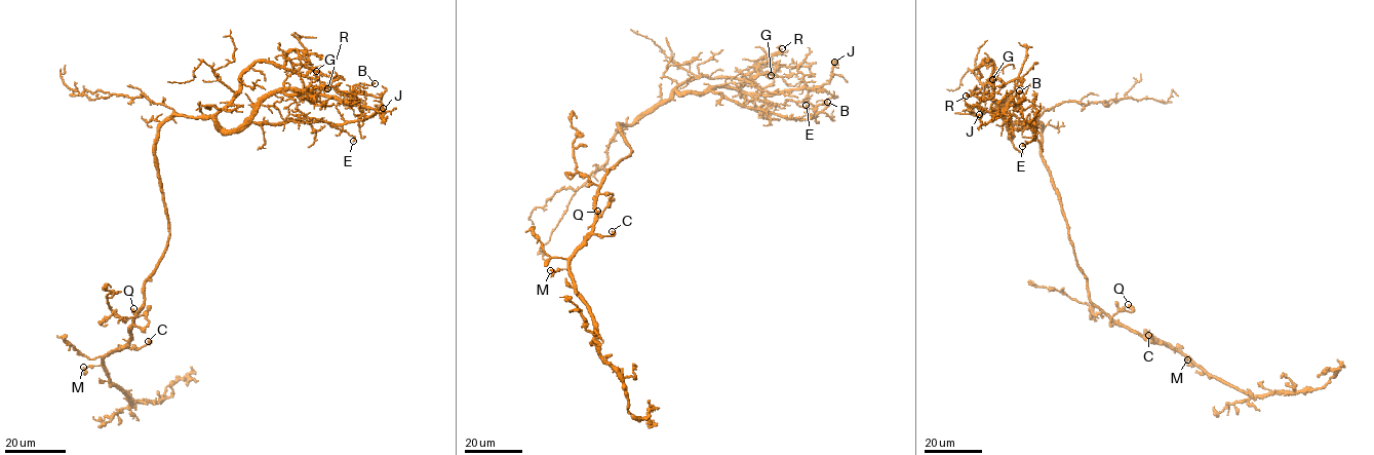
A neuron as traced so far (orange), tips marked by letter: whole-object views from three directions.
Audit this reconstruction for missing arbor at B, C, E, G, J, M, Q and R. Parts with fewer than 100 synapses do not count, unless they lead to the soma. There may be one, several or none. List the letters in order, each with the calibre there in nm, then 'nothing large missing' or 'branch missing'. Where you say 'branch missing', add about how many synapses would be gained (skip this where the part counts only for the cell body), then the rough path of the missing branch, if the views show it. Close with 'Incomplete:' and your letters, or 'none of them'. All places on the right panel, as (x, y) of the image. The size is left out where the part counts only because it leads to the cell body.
B: 110 nm | nothing large missing
C: 320 nm | nothing large missing
E: 200 nm | nothing large missing
G: 190 nm | nothing large missing
J: 190 nm | nothing large missing
M: 190 nm | nothing large missing
Q: 280 nm | nothing large missing
R: 150 nm | nothing large missing
Incomplete: none of them

